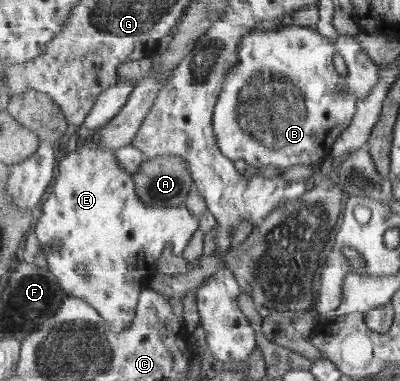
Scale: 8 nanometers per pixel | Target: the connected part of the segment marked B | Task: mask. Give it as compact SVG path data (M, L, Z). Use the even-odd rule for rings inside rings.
M299 25L280 26L277 31L269 32L268 34L249 33L241 41L238 55L238 62L227 72L224 89L221 91L216 109L214 110L213 126L221 152L233 162L244 160L246 165L249 164L255 170L269 165L275 166L277 170L281 171L289 170L293 165L307 167L307 169L311 169L313 180L315 181L319 174L319 165L323 163L325 155L329 154L329 151L330 153L332 152L332 146L336 143L336 140L349 128L349 125L352 124L353 117L356 117L357 103L360 100L366 99L368 95L372 93L373 86L377 84L377 80L381 80L380 66L376 65L367 53L363 53L363 47L357 42L355 35L338 35L335 42L331 43L329 39L319 35L315 28ZM337 53L343 58L347 69L346 73L341 73L341 71L337 69L337 65L335 65L335 55L337 55Z

